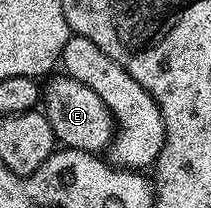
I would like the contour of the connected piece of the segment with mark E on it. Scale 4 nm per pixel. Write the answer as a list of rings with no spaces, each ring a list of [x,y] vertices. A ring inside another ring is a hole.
[[[65,72],[48,77],[46,82],[41,90],[41,110],[53,128],[56,143],[68,150],[84,150],[93,155],[106,151],[117,133],[117,123],[105,100],[101,100],[101,96],[97,96],[86,82],[73,80]]]

